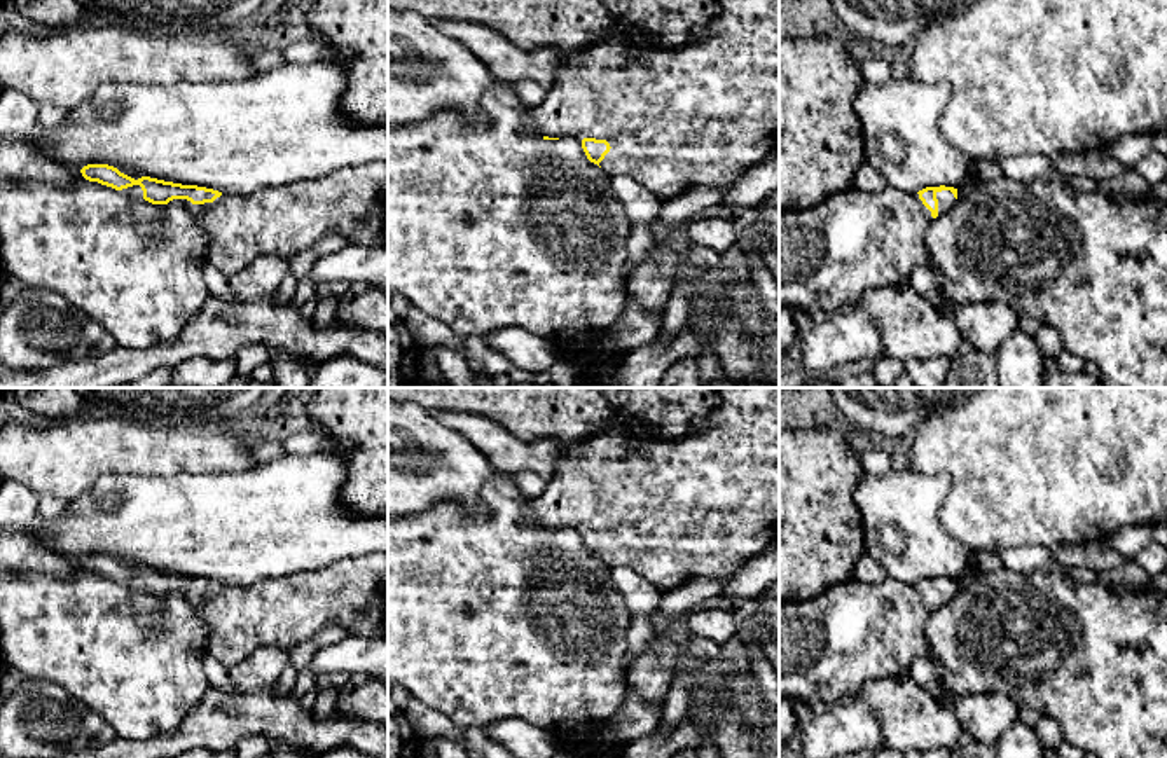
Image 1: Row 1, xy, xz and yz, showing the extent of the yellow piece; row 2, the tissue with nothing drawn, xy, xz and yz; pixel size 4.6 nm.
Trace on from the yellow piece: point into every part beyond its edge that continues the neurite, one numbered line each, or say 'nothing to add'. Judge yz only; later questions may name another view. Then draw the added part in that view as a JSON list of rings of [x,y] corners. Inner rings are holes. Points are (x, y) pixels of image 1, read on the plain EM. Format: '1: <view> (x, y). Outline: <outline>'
1: yz (946, 589). Outline: [[[950,582],[936,583],[936,590],[938,590],[938,606],[943,606],[956,594],[956,589]]]

